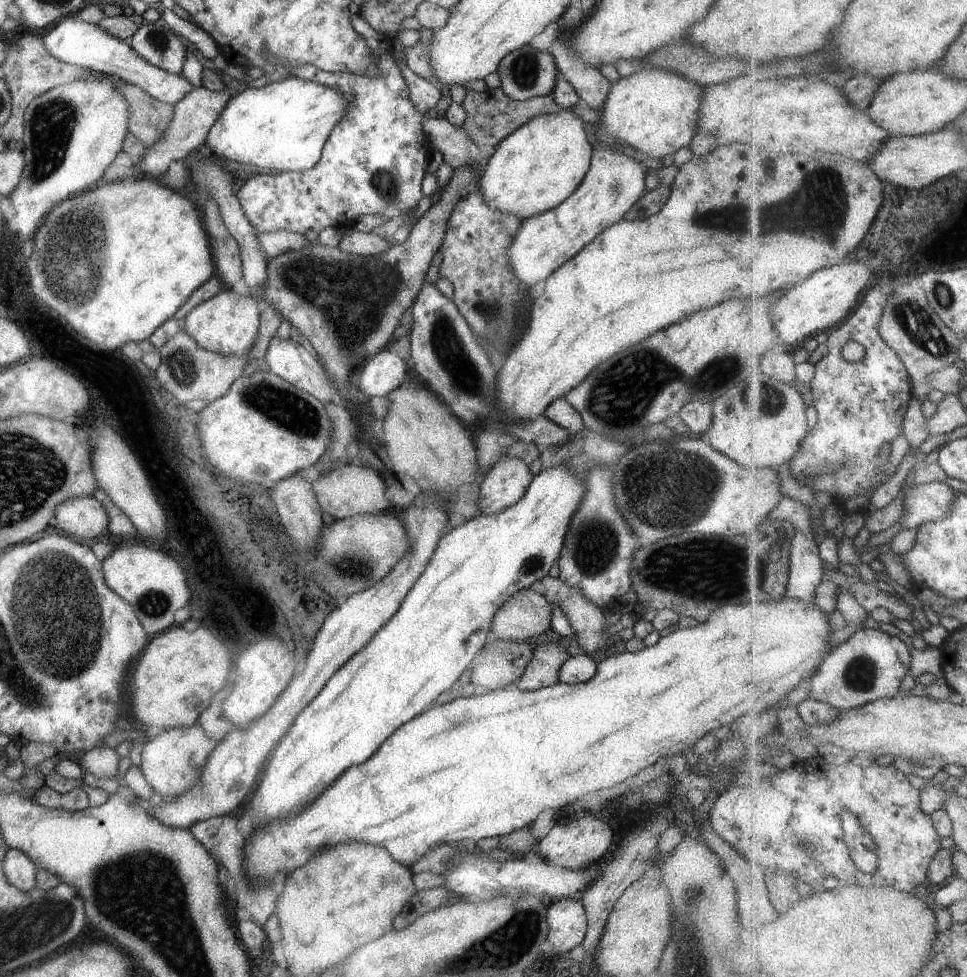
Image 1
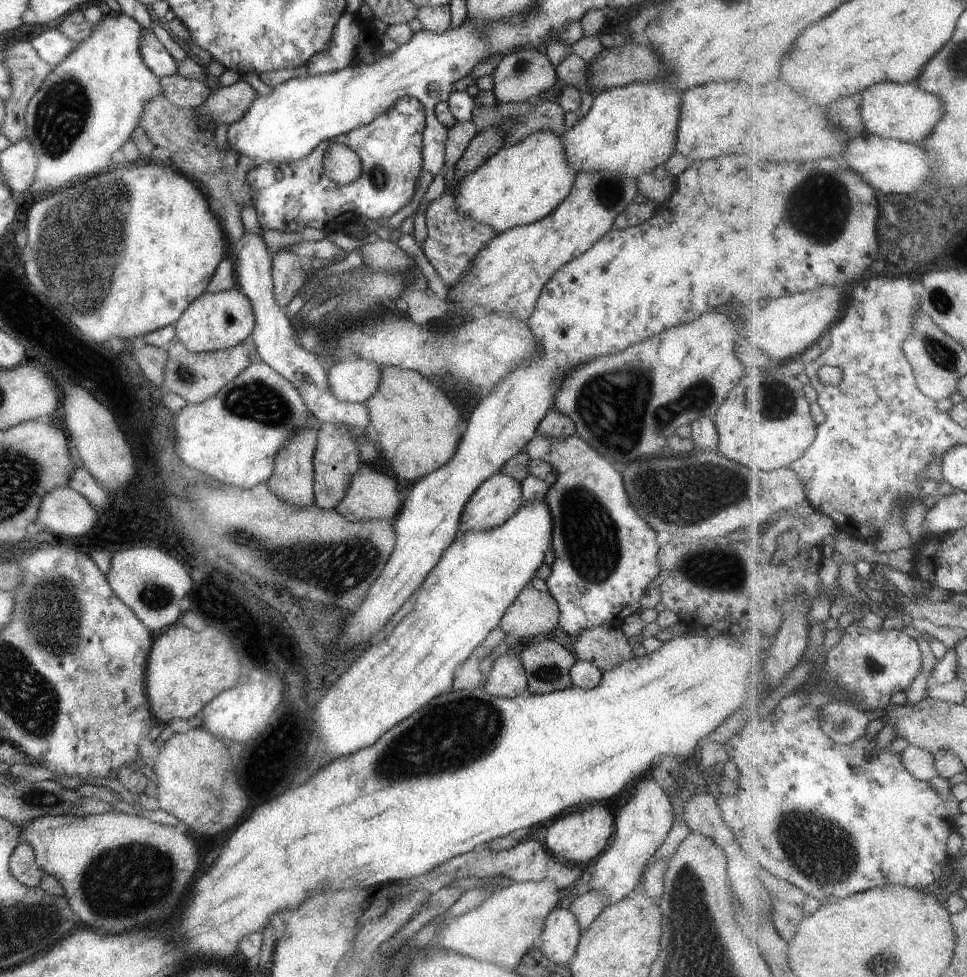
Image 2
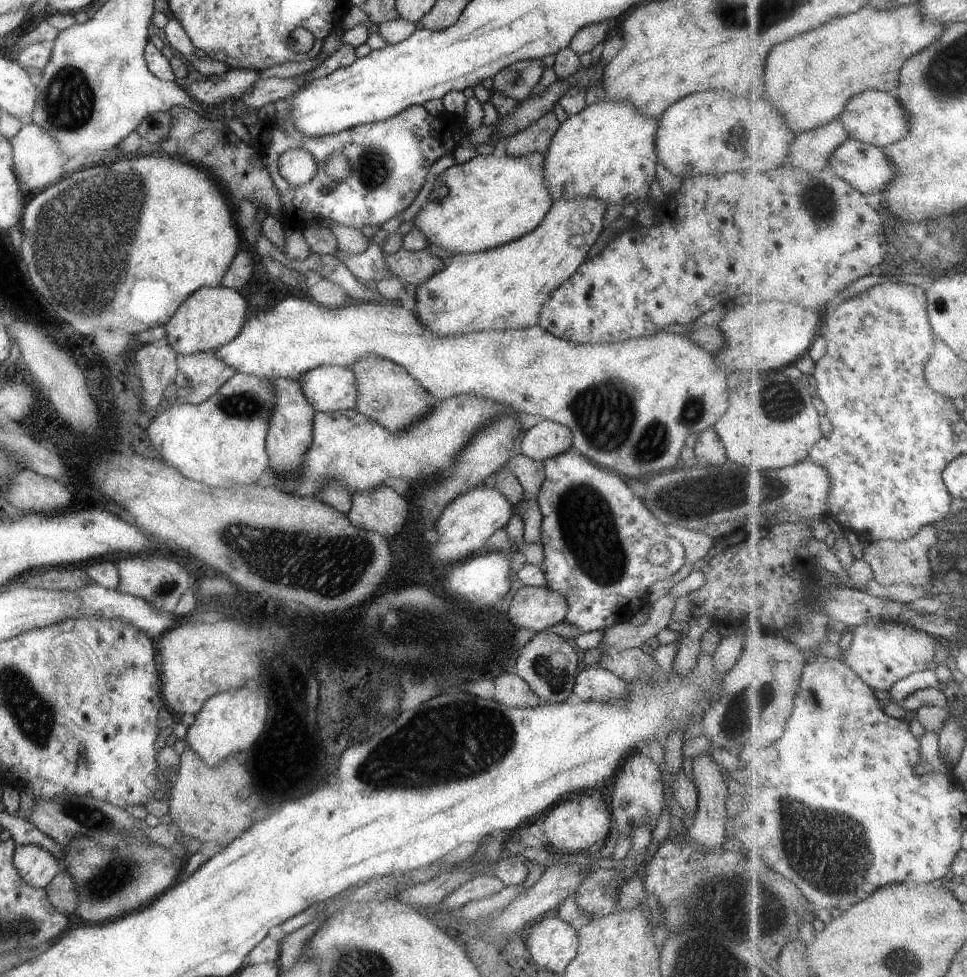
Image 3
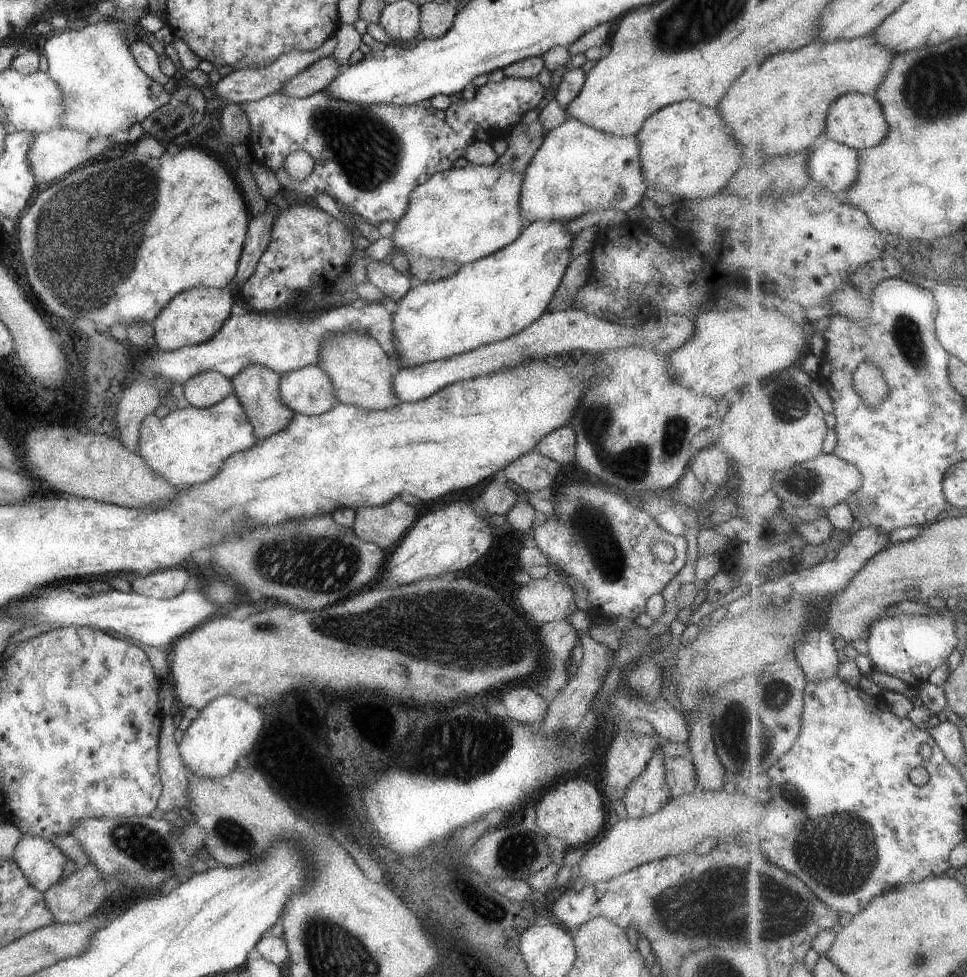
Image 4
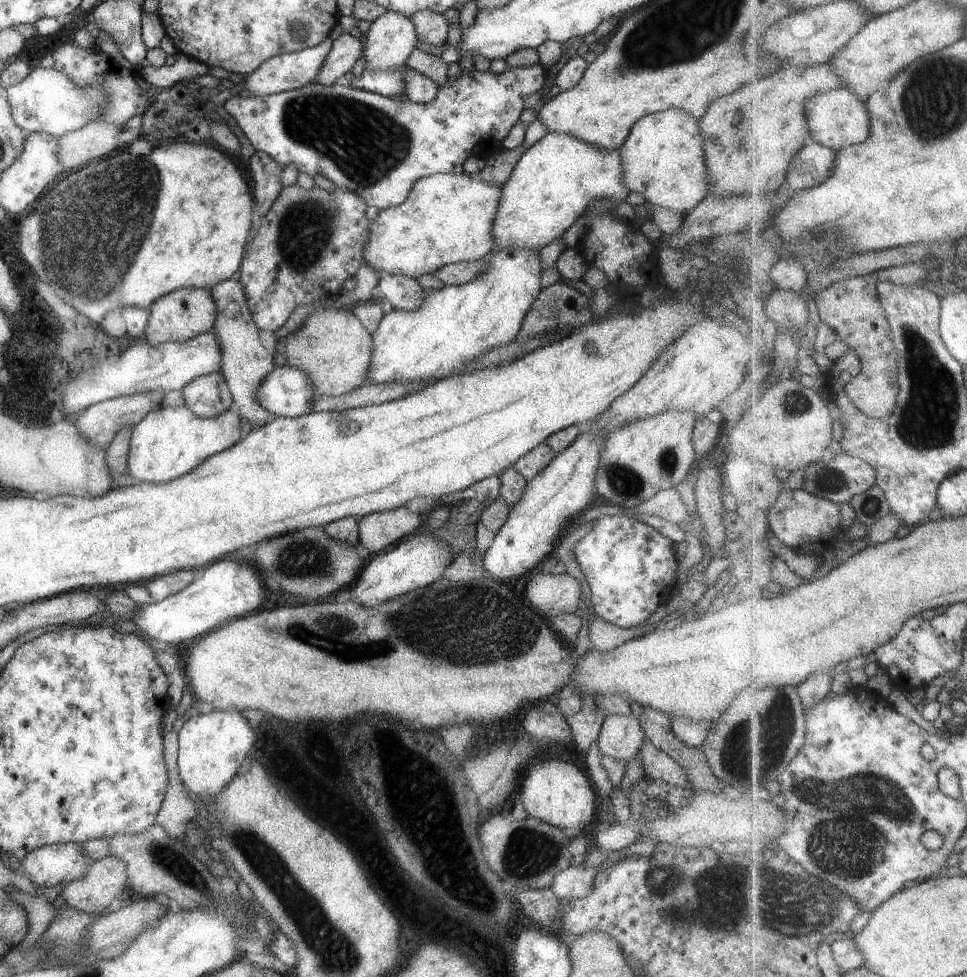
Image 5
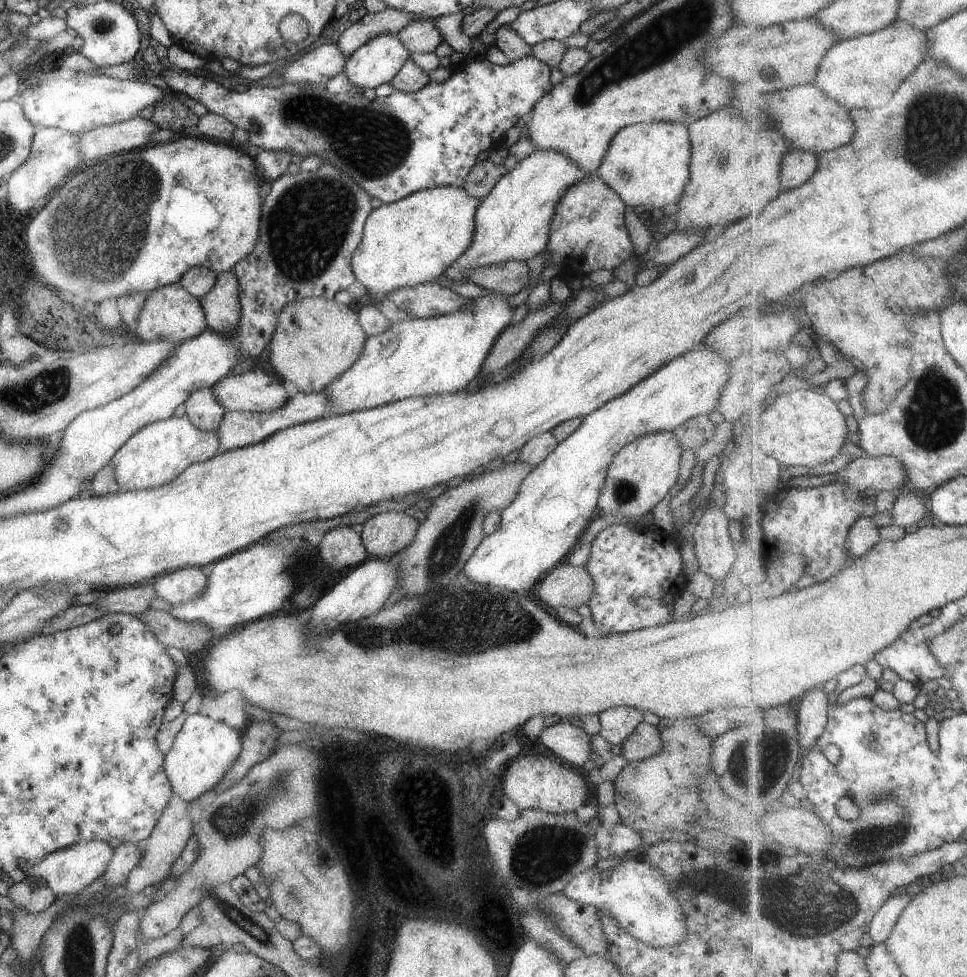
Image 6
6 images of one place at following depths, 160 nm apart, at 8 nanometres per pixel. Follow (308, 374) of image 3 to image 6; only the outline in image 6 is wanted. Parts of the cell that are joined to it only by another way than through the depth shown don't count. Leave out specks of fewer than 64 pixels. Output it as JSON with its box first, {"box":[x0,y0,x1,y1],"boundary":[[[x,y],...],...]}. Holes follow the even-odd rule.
{"box":[210,370,289,412],"boundary":[[[259,370],[222,376],[210,386],[210,391],[226,411],[267,412],[289,399],[281,378]]]}

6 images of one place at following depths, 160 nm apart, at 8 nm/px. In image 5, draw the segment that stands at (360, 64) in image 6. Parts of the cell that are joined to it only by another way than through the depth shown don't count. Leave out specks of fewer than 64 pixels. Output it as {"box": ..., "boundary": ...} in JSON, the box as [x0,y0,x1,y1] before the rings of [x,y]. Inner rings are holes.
{"box":[362,11,418,73],"boundary":[[[393,11],[381,13],[375,20],[370,22],[365,34],[362,34],[362,53],[365,71],[383,71],[392,73],[405,66],[408,54],[415,48],[418,36],[413,23],[405,16]]]}

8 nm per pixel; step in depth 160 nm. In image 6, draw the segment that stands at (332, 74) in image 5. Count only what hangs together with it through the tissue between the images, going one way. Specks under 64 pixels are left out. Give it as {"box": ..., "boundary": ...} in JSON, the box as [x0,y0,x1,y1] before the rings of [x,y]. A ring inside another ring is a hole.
{"box":[336,6,425,60],"boundary":[[[386,6],[379,12],[367,13],[357,22],[348,26],[336,40],[336,45],[346,60],[356,48],[359,48],[378,34],[389,33],[395,35],[413,19],[421,18],[425,18],[425,16]]]}

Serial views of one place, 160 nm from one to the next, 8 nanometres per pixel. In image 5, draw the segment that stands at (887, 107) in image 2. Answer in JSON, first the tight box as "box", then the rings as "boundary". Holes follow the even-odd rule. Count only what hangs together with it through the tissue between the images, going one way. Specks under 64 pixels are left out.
{"box":[806,87,870,151],"boundary":[[[845,87],[829,89],[806,100],[806,114],[811,132],[810,140],[834,151],[860,145],[870,137],[870,116],[865,101],[859,100]]]}

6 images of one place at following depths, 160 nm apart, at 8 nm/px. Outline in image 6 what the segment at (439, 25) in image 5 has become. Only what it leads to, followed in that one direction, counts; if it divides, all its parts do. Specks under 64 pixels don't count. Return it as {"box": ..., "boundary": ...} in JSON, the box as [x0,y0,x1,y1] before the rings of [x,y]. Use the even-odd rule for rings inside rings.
{"box":[396,18,442,54],"boundary":[[[425,18],[413,19],[396,32],[396,37],[410,54],[433,53],[437,45],[442,42],[438,28],[431,20],[425,20]]]}

